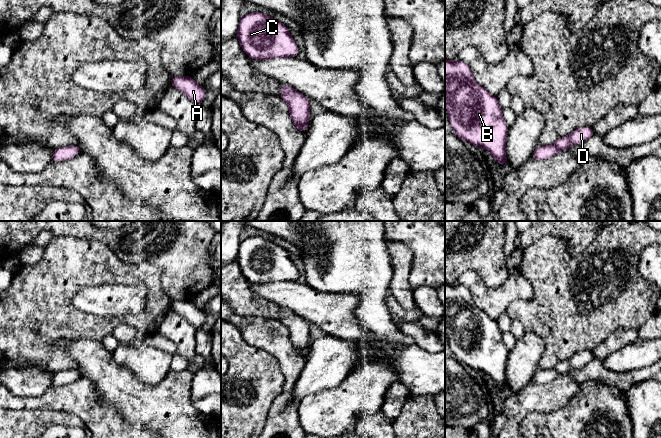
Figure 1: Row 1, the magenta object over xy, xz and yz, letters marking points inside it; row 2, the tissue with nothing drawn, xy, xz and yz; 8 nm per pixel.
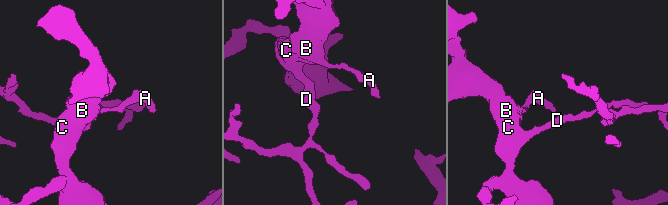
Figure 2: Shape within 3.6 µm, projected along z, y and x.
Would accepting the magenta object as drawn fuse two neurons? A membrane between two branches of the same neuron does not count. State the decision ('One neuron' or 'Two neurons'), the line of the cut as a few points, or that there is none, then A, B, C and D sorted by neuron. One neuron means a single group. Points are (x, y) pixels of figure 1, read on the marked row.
One neuron. No split. Groups: A B C D

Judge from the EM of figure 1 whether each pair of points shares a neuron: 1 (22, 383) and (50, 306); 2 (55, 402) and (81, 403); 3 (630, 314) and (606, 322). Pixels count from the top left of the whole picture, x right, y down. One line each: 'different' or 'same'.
1: different
2: same
3: same

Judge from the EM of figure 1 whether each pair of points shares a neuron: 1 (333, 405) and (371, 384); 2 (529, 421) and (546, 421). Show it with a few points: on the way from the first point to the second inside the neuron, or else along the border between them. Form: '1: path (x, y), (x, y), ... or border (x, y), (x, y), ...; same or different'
1: path (342, 405), (348, 403), (362, 391); same
2: path (533, 421), (542, 421); same

